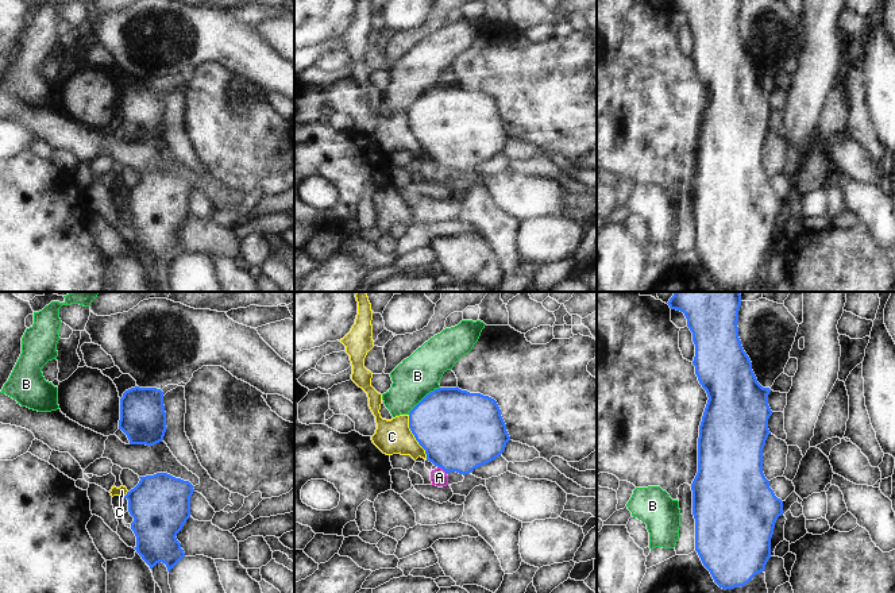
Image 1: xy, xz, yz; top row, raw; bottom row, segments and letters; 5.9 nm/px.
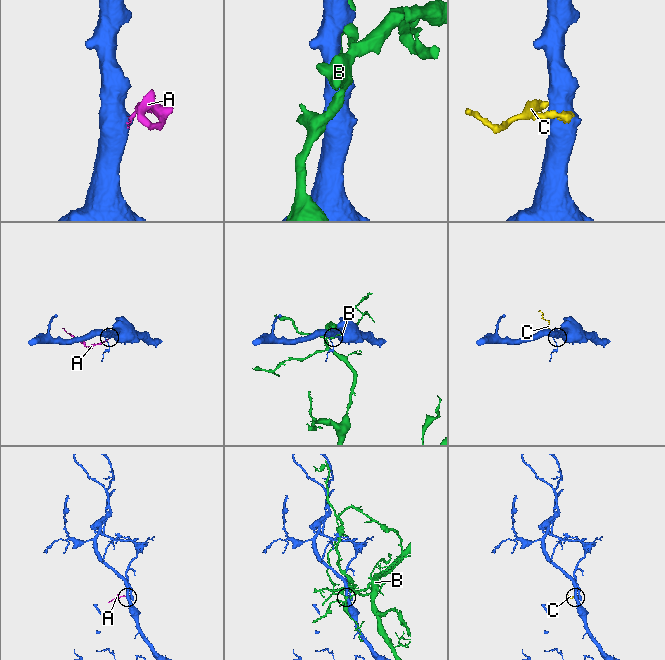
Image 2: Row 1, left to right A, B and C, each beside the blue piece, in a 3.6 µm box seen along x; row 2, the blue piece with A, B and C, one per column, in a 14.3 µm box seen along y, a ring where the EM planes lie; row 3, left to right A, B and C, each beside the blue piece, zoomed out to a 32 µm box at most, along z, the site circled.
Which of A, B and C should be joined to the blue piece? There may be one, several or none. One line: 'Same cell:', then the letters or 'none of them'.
Same cell: A

